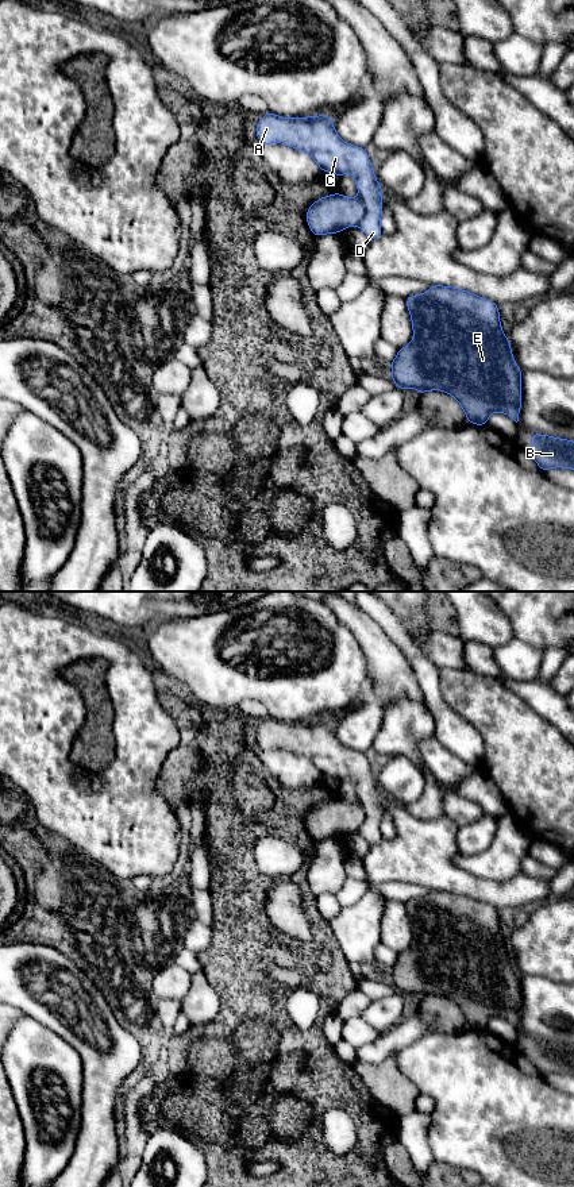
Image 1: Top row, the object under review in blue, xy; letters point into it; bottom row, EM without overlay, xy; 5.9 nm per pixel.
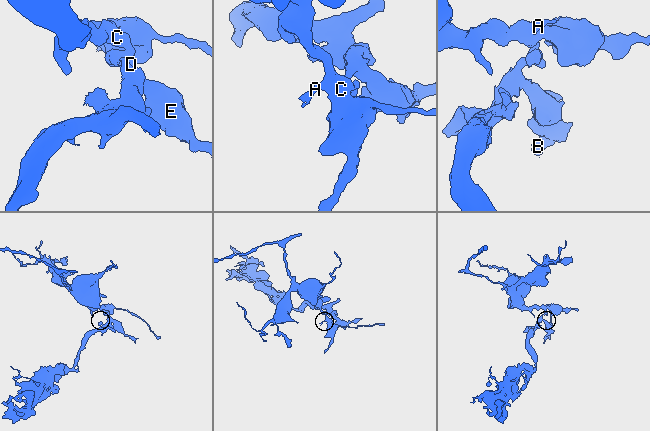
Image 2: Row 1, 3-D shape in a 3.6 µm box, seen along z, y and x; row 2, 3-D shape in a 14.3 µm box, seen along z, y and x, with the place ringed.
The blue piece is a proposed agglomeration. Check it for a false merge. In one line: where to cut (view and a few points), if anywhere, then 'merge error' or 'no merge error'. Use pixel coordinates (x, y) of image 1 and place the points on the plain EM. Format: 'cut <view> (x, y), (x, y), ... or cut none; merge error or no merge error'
cut none; no merge error

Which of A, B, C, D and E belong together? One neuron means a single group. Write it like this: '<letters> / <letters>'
A B C D E

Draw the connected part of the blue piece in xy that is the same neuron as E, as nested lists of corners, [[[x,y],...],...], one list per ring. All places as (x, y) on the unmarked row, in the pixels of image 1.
[[[431,890],[423,899],[405,905],[413,933],[412,947],[397,956],[390,968],[392,984],[401,995],[415,993],[420,999],[442,995],[456,1003],[466,1018],[467,1028],[486,1030],[493,1017],[502,1017],[516,1028],[521,1013],[521,974],[513,964],[509,944],[500,928],[498,912],[477,899],[454,891]]]

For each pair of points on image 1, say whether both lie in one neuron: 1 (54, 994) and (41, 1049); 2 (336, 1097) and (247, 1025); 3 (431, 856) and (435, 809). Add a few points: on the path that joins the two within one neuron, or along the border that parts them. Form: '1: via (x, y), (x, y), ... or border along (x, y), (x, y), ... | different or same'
1: border along (23, 1013), (56, 1032), (72, 1047) | different
2: via (309, 1089), (293, 1089), (257, 1052) | same
3: border along (404, 806), (422, 819), (443, 816) | different

